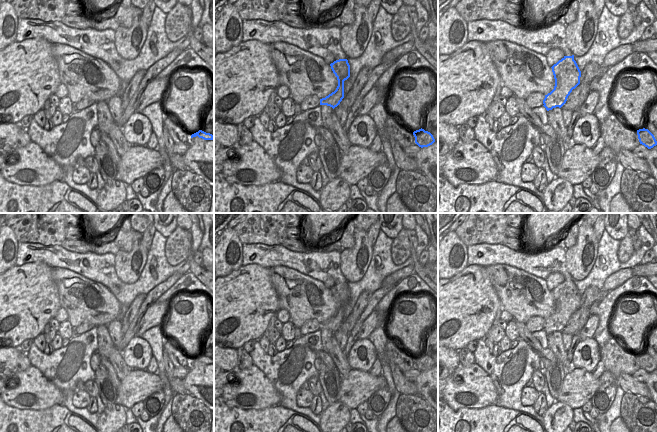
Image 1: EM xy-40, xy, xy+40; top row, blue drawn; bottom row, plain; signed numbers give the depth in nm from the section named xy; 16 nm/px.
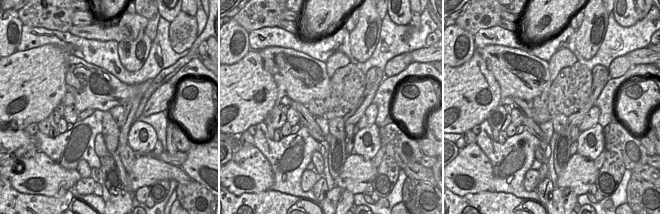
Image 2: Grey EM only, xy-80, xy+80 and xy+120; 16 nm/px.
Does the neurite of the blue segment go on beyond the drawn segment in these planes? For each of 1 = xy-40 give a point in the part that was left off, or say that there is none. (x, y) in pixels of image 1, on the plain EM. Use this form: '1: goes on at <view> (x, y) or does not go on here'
1: does not go on here

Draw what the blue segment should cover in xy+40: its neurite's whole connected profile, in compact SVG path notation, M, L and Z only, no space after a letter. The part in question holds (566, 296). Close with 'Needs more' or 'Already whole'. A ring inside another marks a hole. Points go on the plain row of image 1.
M574 279L564 280L552 291L555 303L554 313L545 319L543 330L547 335L553 332L561 332L568 320L580 308L581 295L574 284Z. Already whole

